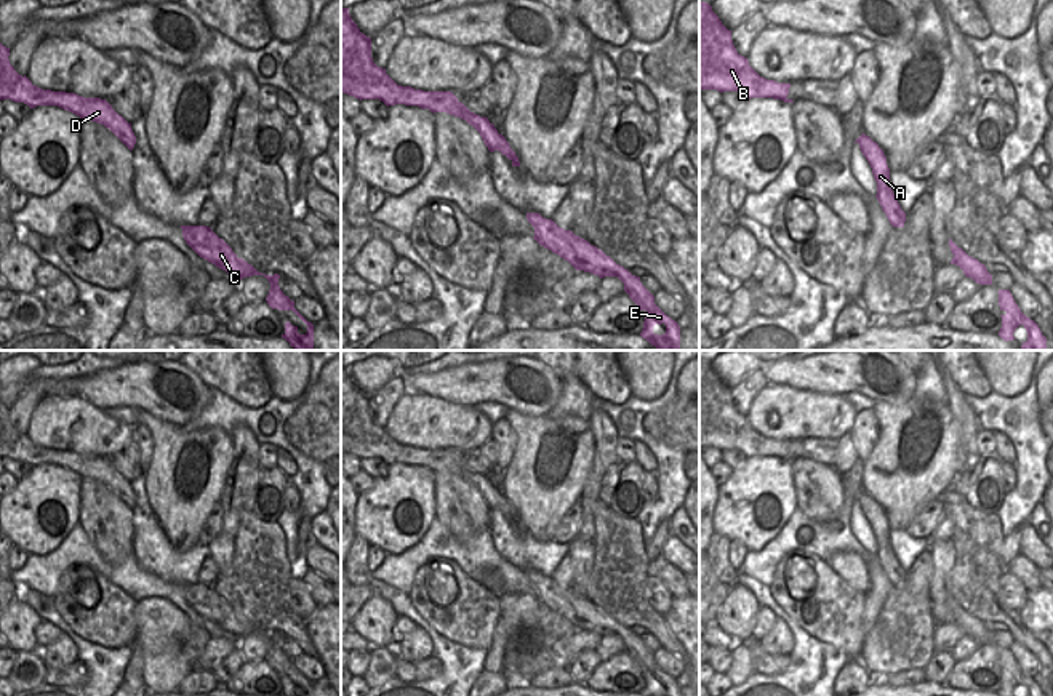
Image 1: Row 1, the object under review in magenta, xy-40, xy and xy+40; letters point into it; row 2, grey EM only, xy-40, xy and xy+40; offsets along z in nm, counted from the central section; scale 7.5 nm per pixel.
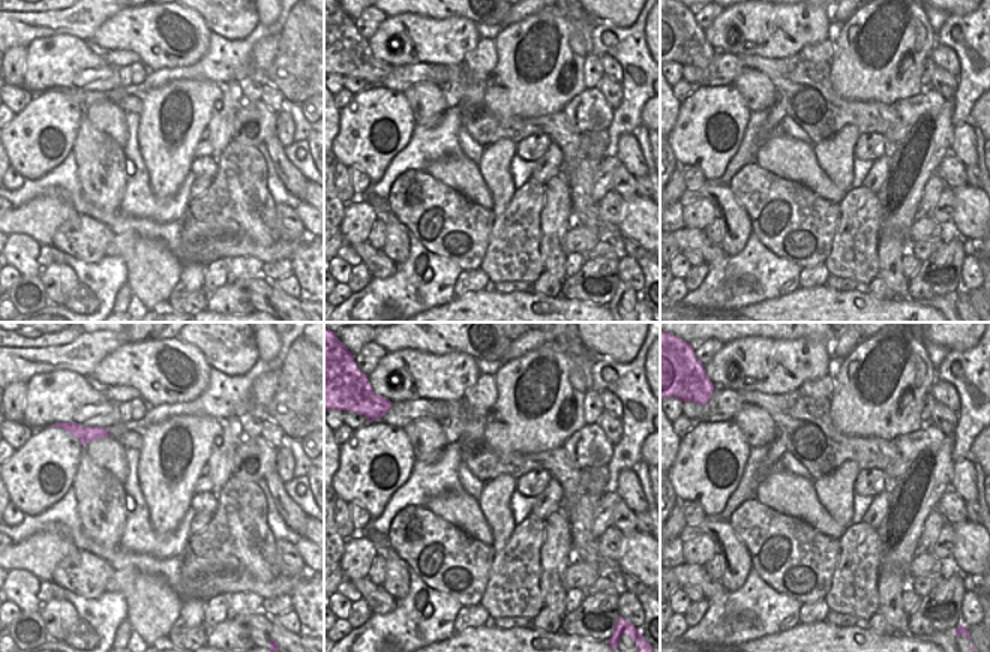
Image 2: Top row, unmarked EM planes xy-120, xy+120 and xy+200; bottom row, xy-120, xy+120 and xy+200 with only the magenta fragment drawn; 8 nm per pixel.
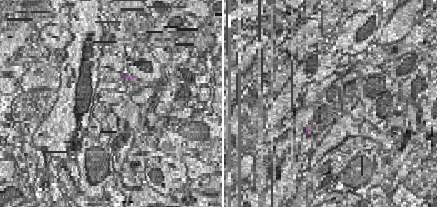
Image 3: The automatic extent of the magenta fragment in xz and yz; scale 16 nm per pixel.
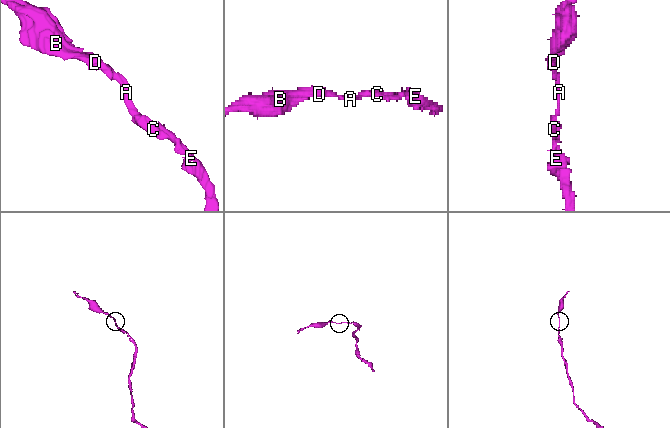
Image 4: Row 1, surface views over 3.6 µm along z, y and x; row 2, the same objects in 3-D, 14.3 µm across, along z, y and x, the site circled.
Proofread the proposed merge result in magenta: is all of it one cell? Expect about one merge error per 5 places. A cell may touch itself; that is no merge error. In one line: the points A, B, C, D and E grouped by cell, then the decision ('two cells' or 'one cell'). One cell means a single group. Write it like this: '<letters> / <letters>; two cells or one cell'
A B C D E; one cell

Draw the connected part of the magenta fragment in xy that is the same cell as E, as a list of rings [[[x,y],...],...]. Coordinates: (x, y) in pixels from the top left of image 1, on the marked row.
[[[526,213],[526,219],[535,227],[533,238],[568,261],[576,270],[591,272],[600,278],[618,277],[639,310],[648,312],[643,315],[640,336],[658,350],[680,350],[679,323],[655,304],[655,296],[642,285],[640,277],[632,275],[587,240],[559,227],[552,219],[546,219],[539,213]]]

